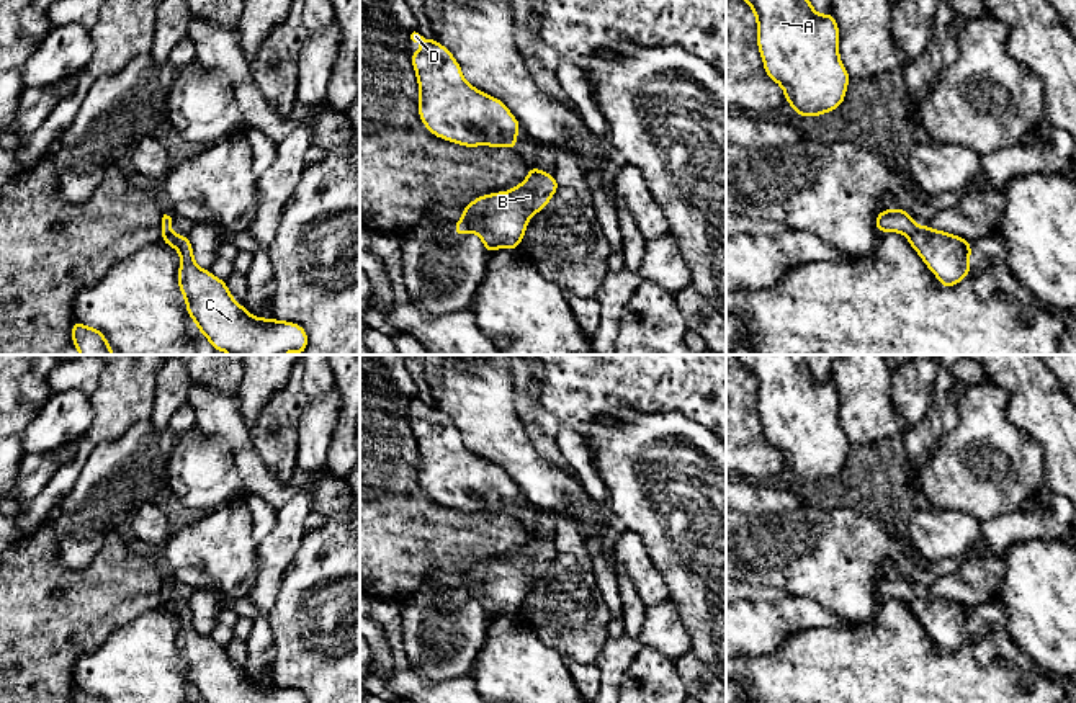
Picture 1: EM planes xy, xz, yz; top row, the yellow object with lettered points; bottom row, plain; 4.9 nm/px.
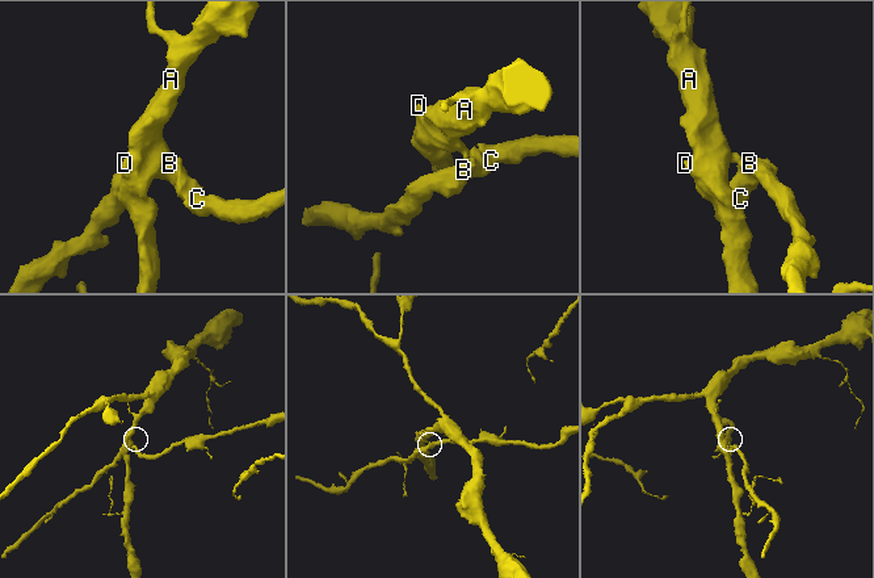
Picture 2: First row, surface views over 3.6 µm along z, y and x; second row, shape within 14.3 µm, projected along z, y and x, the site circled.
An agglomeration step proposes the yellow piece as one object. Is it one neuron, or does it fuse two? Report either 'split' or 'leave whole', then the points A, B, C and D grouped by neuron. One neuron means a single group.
split; A D / B C

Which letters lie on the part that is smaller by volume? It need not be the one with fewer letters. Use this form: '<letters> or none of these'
B, C

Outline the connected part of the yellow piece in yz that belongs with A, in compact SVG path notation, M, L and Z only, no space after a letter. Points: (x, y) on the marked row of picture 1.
M744 0L757 18L757 46L765 74L785 92L803 118L837 110L850 75L839 59L839 28L834 13L818 15L809 0Z

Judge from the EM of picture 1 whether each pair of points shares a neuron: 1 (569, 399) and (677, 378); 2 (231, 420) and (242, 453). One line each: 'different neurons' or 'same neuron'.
1: same neuron
2: same neuron

